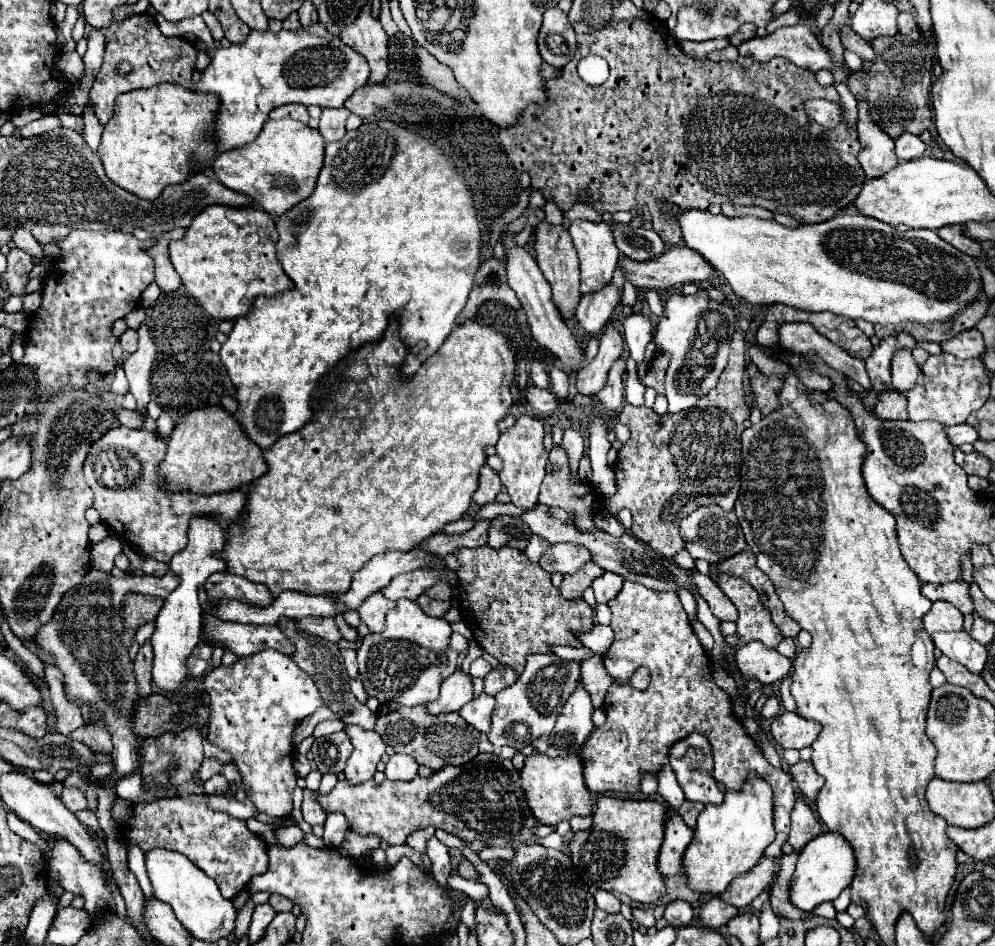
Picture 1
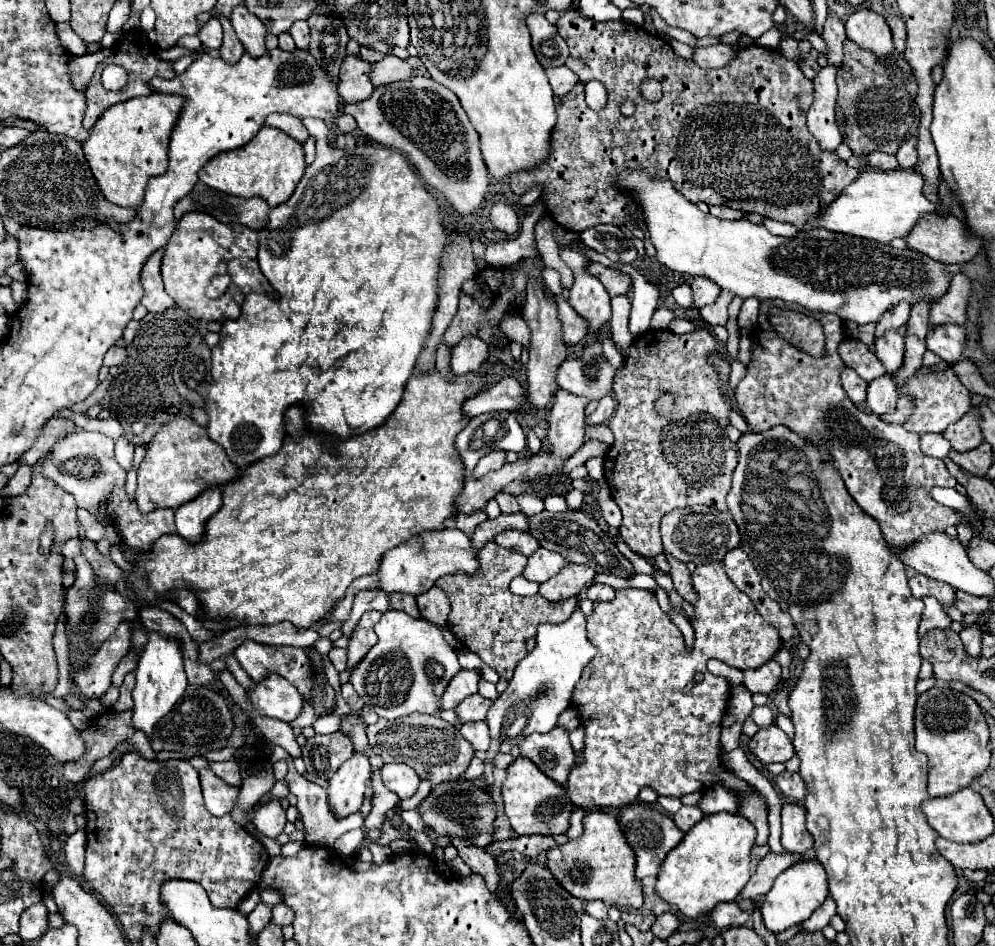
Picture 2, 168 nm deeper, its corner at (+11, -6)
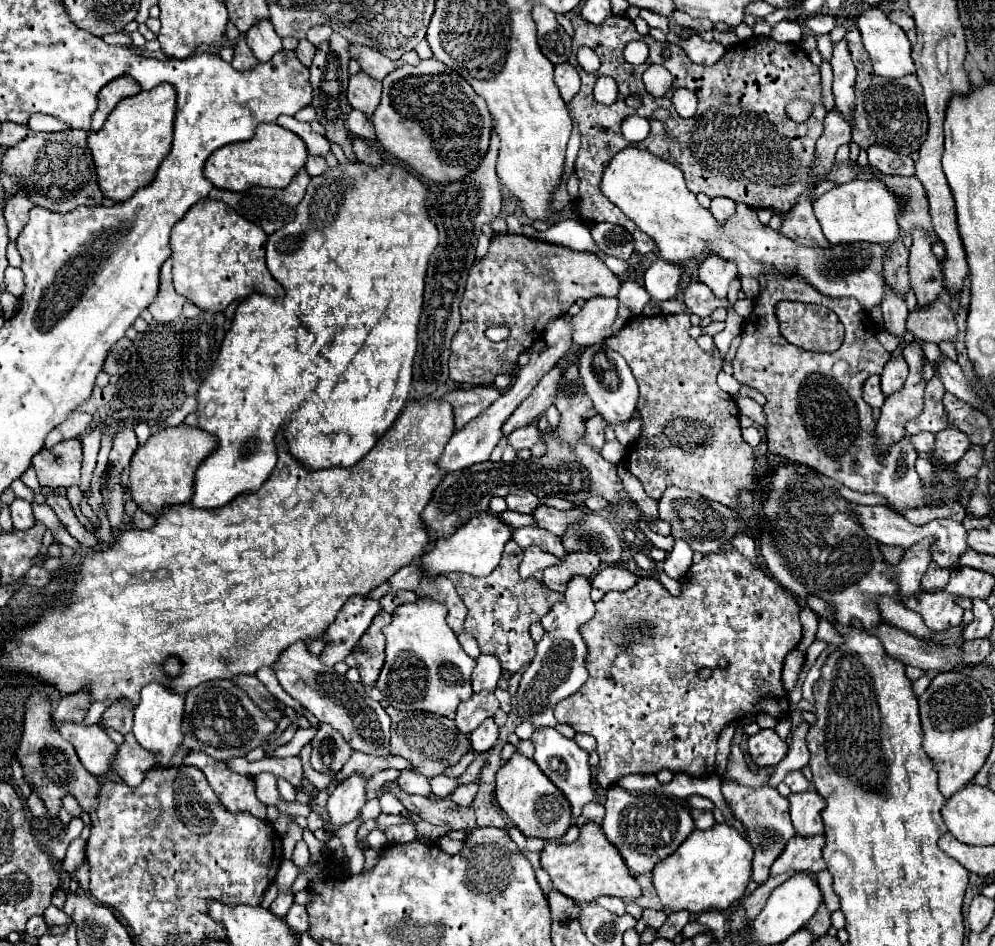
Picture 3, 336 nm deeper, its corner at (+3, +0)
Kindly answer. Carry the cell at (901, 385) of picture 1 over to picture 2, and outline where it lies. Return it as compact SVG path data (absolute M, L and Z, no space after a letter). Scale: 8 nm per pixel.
M890 330L884 332L884 336L876 338L876 356L880 358L880 362L886 366L886 370L890 374L894 374L902 360L904 360L904 336L900 336L900 332Z

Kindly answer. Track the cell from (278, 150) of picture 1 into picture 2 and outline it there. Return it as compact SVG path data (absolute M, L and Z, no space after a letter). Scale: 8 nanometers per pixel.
M262 126L260 132L242 148L222 152L214 156L206 168L198 172L198 178L220 192L242 196L242 198L264 198L272 208L286 202L300 178L304 176L306 164L304 164L304 150L300 142L292 140L288 134L274 130L270 126Z

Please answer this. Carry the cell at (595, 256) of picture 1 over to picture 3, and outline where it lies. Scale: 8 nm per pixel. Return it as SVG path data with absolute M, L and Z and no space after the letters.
M594 296L584 302L582 310L572 316L574 342L580 346L592 346L606 340L612 332L610 326L618 316L618 297Z

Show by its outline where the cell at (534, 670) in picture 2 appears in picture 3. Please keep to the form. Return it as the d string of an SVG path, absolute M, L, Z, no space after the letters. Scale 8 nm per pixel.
M576 576L568 582L564 592L564 600L554 604L552 610L542 618L544 636L536 644L536 656L522 674L514 704L516 716L520 722L532 722L534 726L556 726L554 708L560 700L574 694L588 678L588 670L584 666L588 656L588 646L580 634L580 626L594 618L594 602L590 598L590 580Z

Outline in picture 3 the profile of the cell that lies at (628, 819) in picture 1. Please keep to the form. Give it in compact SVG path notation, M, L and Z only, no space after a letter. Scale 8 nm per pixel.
M586 822L578 840L572 844L546 842L540 852L540 864L550 874L554 888L576 902L592 902L600 896L618 896L622 900L636 900L642 896L642 890L630 874L622 854L612 846L612 842L608 842L602 826L596 822Z

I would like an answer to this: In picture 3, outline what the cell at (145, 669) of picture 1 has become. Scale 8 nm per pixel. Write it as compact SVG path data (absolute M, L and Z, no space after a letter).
M120 698L120 702L114 702L102 714L102 722L122 734L128 734L132 730L132 712L134 712L134 706L126 698Z

